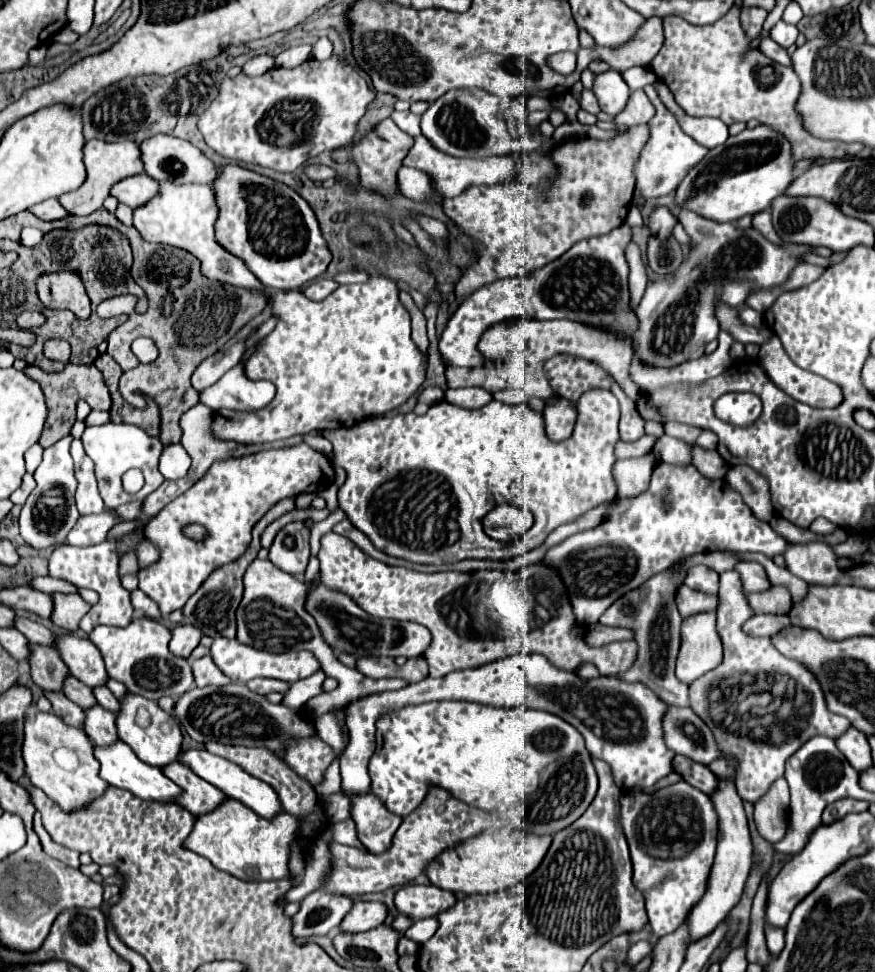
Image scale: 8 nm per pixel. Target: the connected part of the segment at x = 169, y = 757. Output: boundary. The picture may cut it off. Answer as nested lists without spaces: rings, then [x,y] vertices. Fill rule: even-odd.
[[[127,694],[121,702],[121,710],[117,714],[117,732],[119,732],[119,738],[129,744],[133,748],[133,752],[143,760],[147,762],[149,766],[167,766],[171,762],[175,762],[181,754],[181,746],[183,746],[183,732],[181,732],[181,726],[175,718],[175,714],[167,714],[165,710],[161,710],[157,706],[157,702],[153,700],[145,700],[143,696],[135,696],[135,694]],[[139,708],[147,708],[149,716],[151,716],[151,724],[147,728],[141,728],[137,726],[137,710]]]

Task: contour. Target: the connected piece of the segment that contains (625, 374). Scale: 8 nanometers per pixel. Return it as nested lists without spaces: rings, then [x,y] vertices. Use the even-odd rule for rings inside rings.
[[[516,320],[511,323],[498,323],[481,336],[479,350],[489,360],[495,360],[497,366],[493,366],[493,370],[491,370],[491,366],[485,370],[483,368],[481,370],[477,370],[477,368],[465,370],[465,368],[451,366],[445,372],[449,388],[481,386],[489,392],[497,392],[497,390],[503,390],[503,384],[507,384],[507,386],[511,384],[515,388],[525,390],[529,396],[535,390],[537,398],[541,398],[543,402],[551,402],[559,396],[555,394],[555,390],[551,390],[551,384],[547,382],[547,376],[543,372],[543,366],[549,358],[553,358],[557,354],[569,354],[569,356],[579,356],[579,358],[599,364],[603,370],[607,370],[609,376],[615,378],[615,382],[623,388],[623,392],[633,402],[639,402],[639,398],[641,398],[639,386],[629,380],[629,364],[631,364],[631,354],[633,354],[629,342],[625,342],[623,338],[615,338],[615,334],[605,334],[603,330],[597,330],[597,328],[589,330],[579,322],[571,322],[571,320],[549,320],[549,322]]]

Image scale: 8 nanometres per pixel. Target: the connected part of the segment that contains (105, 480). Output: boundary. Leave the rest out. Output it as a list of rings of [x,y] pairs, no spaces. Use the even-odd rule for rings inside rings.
[[[113,422],[103,424],[103,426],[88,426],[81,441],[87,456],[95,462],[95,474],[99,480],[101,498],[111,508],[117,508],[123,502],[133,502],[135,498],[145,498],[155,488],[159,488],[161,482],[165,480],[161,476],[161,472],[157,470],[157,462],[159,462],[159,454],[161,454],[163,444],[159,442],[159,438],[149,438],[149,434],[145,430],[139,430],[139,426],[113,424]],[[129,468],[139,468],[145,476],[145,488],[141,488],[137,494],[127,494],[121,486],[121,476]]]

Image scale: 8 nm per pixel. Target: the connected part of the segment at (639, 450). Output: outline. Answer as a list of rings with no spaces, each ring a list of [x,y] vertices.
[[[643,436],[635,442],[619,442],[615,452],[617,452],[617,458],[641,458],[641,456],[647,456],[655,446],[655,436]]]

